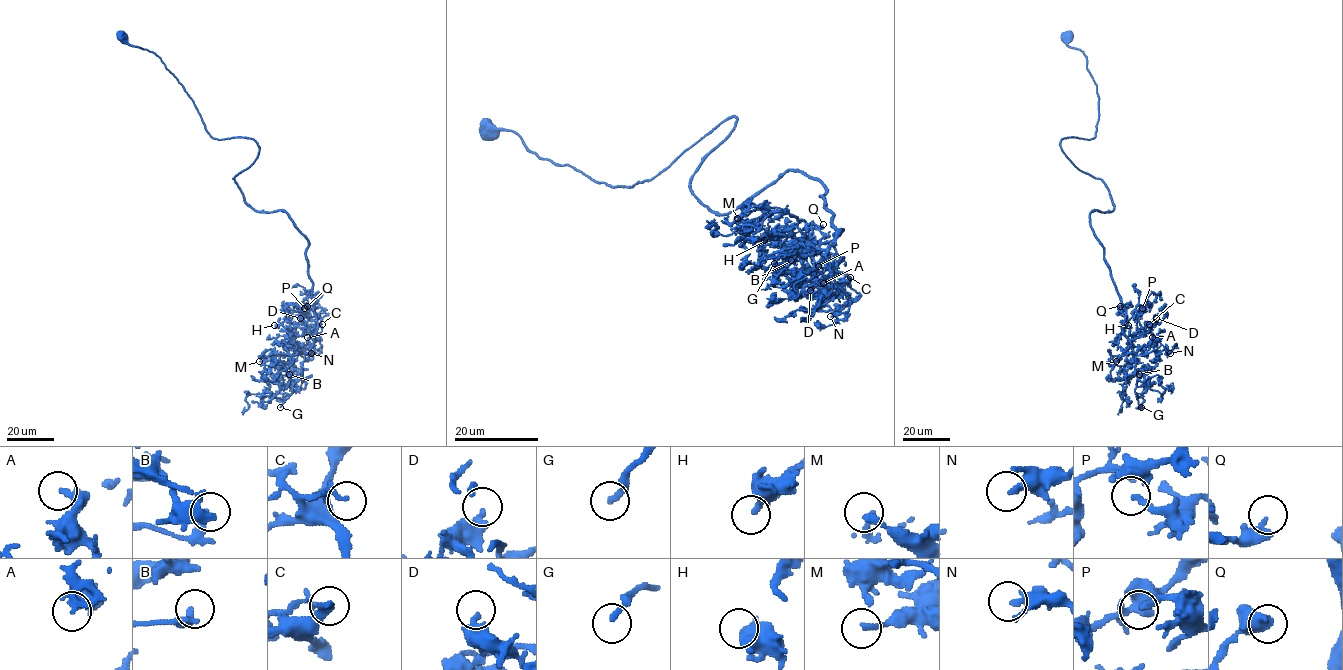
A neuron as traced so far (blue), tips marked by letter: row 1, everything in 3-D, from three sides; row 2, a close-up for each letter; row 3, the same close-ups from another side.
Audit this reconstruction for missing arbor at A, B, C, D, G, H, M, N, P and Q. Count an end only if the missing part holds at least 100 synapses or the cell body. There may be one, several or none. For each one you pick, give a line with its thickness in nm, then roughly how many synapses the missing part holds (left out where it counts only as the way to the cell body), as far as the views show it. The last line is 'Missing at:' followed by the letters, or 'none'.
G: 220 nm | 120 syn
Missing at: G

